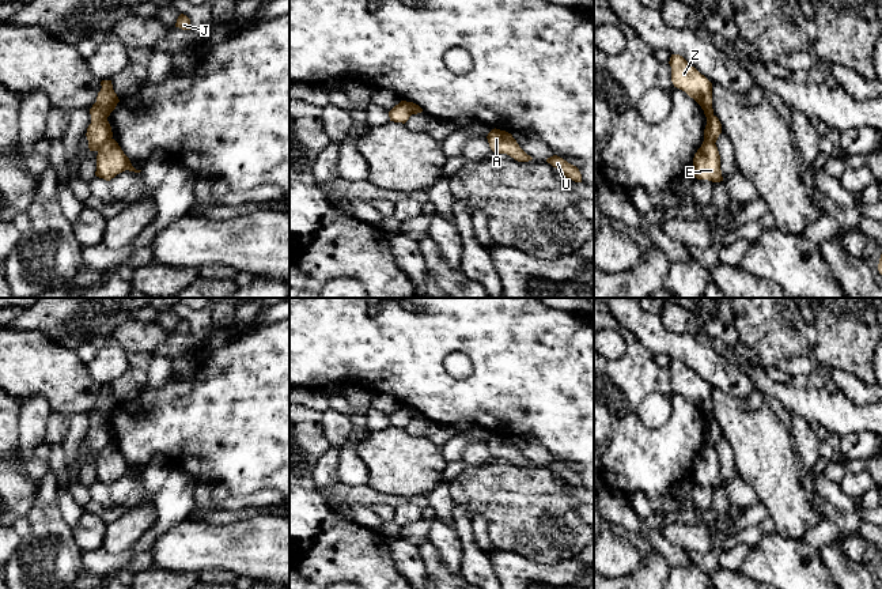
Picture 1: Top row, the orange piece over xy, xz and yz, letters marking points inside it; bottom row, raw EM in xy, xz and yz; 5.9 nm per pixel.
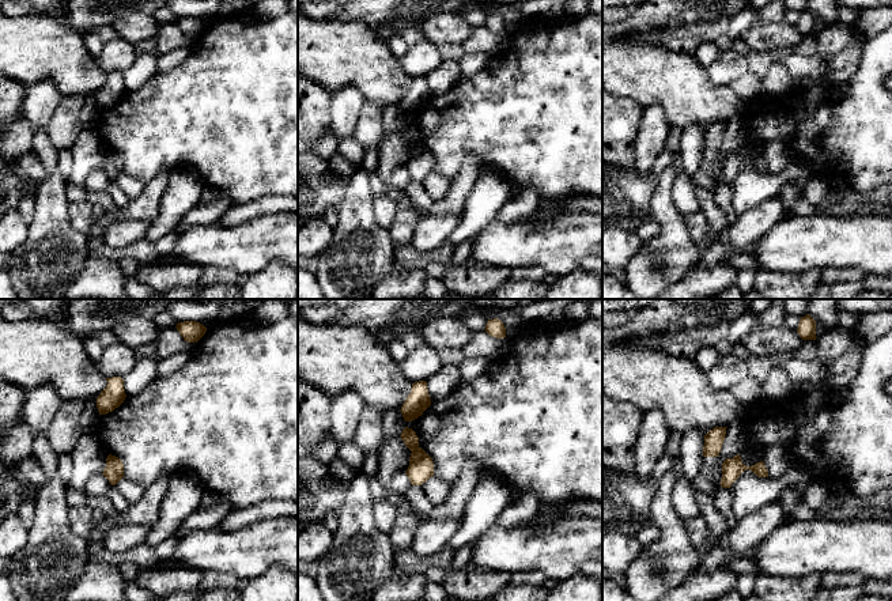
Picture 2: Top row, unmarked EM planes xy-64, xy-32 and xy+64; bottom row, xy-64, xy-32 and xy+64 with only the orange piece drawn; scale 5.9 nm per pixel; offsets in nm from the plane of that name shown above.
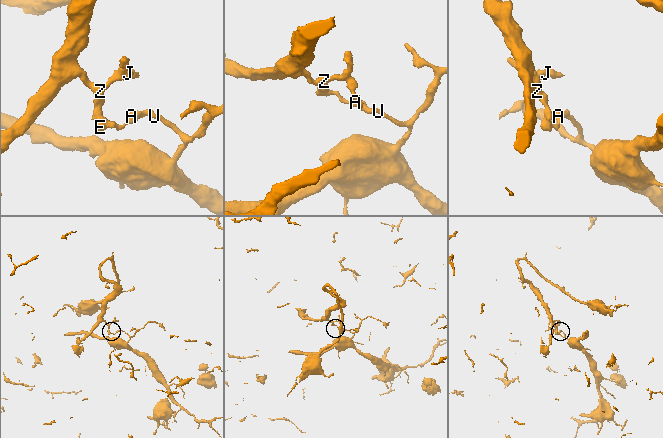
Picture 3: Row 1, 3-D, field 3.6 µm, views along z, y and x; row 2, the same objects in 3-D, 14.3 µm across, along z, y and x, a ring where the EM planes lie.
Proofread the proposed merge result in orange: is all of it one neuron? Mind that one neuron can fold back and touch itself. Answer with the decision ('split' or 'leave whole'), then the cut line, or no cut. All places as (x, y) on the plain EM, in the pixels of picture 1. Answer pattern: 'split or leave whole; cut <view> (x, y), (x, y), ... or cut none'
split; cut xy (110, 442), (97, 455)

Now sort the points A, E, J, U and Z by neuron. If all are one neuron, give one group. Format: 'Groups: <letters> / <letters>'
Groups: A E U / J Z

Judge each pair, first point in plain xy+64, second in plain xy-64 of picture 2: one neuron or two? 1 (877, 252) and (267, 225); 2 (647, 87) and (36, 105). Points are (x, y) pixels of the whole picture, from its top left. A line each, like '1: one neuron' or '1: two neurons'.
1: one neuron
2: two neurons

